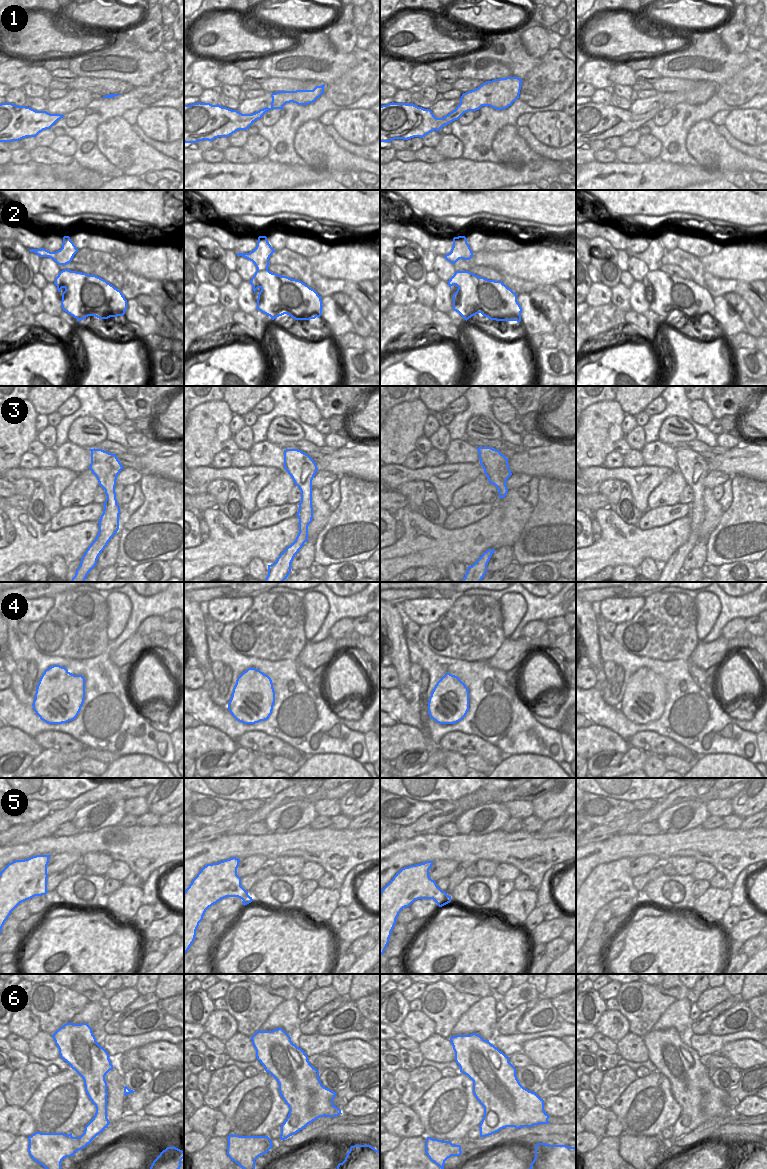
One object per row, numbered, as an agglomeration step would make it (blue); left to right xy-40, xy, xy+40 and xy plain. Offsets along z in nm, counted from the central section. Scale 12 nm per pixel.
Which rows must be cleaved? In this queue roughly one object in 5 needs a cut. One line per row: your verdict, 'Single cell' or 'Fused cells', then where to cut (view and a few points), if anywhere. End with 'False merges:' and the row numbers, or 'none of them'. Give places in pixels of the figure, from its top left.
1: Single cell. No split
2: Single cell. No split
3: Single cell. No split
4: Single cell. No split
5: Single cell. No split
6: Single cell. No split
False merges: none of them

